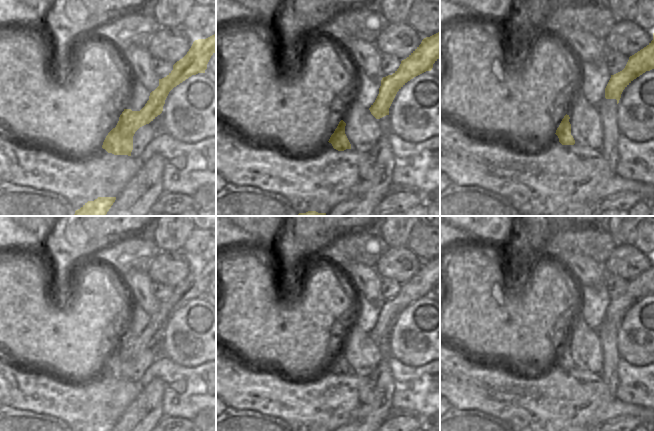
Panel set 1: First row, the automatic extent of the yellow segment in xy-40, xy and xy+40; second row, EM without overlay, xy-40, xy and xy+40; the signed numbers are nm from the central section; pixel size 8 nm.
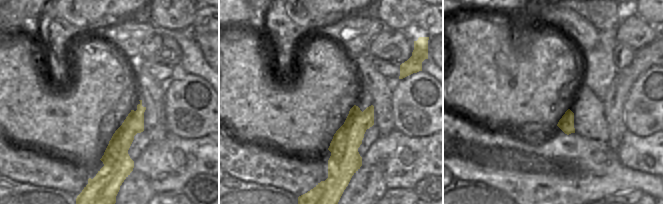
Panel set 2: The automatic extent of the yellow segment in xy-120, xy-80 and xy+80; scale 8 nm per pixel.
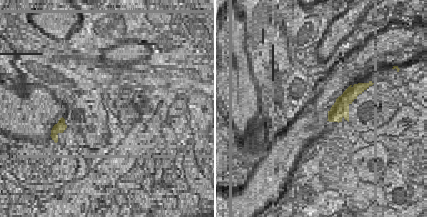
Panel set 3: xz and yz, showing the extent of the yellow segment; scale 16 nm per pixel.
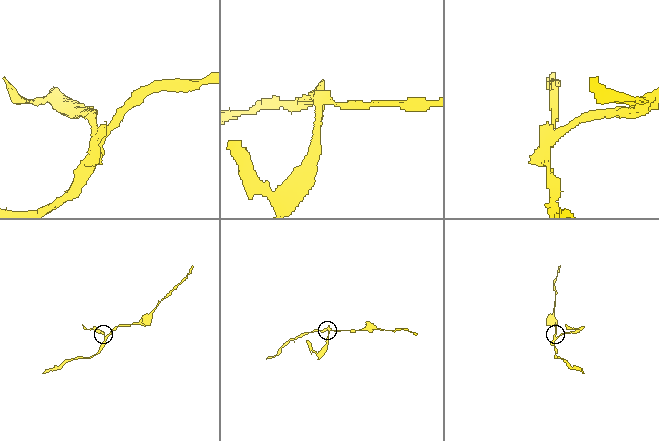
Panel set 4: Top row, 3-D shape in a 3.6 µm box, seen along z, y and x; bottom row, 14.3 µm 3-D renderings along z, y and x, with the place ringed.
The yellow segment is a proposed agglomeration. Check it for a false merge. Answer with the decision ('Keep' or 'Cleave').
Cleave.

